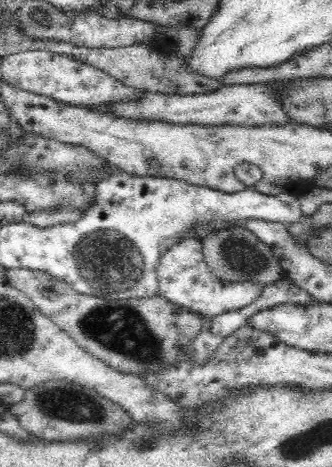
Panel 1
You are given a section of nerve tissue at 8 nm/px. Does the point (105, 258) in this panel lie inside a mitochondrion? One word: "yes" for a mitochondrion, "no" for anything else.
yes

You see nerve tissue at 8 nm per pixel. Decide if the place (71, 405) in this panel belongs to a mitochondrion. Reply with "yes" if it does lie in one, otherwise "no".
yes

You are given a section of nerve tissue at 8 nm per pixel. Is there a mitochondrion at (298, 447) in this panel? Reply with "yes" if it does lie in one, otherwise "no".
yes

